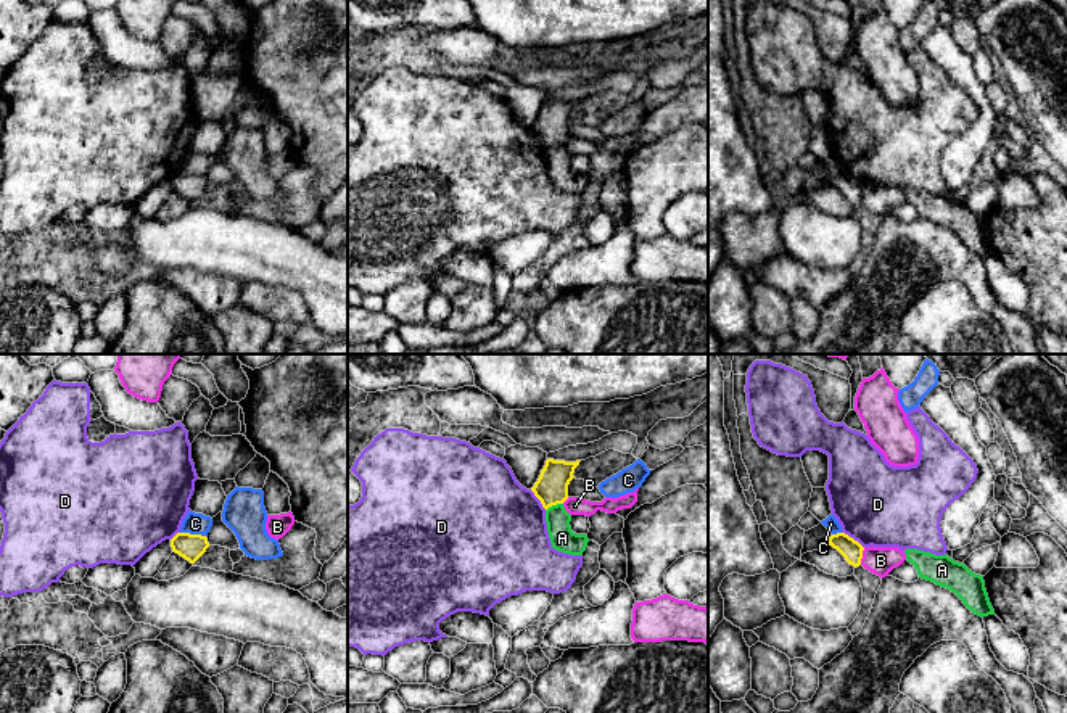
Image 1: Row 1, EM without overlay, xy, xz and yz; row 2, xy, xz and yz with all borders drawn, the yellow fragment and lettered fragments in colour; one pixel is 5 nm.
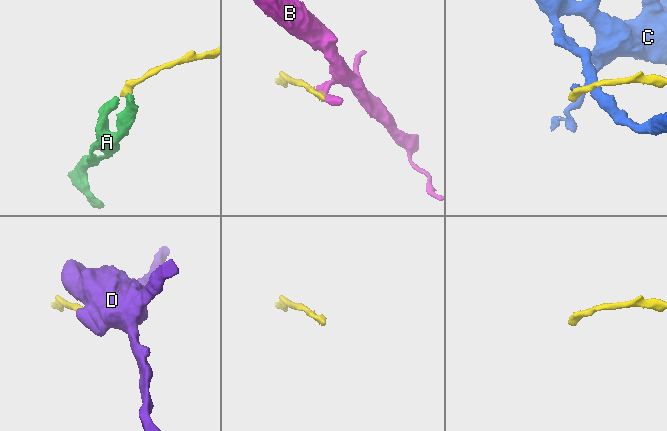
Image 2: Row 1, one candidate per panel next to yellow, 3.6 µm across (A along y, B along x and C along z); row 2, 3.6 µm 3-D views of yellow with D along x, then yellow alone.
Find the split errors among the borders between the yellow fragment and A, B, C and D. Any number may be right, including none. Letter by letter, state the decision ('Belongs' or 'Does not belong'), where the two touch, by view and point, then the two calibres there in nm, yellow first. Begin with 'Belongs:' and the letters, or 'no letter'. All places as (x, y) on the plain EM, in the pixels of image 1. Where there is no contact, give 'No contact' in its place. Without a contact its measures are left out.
Belongs: no letter
A: Does not belong. Touches yellow at xz (554, 144). Thickness 160 nm (yellow) against 120 nm
B: Does not belong. Touches yellow at yz (861, 195). Thickness 100 nm (yellow) against 140 nm
C: Does not belong. Touches yellow at xy (193, 174). Thickness 130 nm (yellow) against 110 nm
D: Does not belong. Touches yellow at yz (852, 177). Thickness 100 nm (yellow) against 420 nm

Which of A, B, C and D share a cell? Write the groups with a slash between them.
A / B / C / D

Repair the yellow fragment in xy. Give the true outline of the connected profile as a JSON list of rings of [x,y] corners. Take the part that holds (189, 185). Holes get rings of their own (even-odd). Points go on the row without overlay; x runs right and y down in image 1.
[[[177,172],[171,179],[172,192],[179,193],[190,203],[195,203],[209,187],[208,177],[201,174]]]

